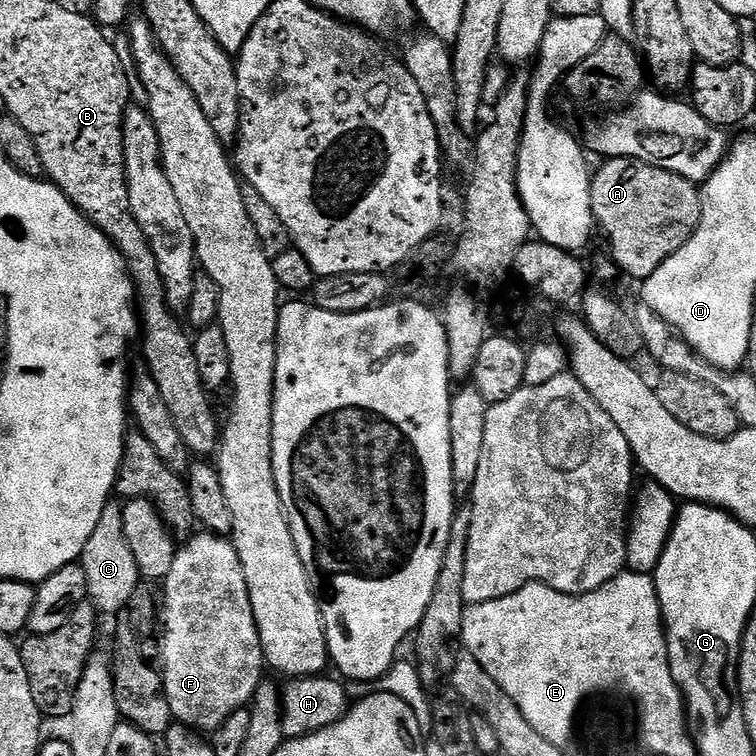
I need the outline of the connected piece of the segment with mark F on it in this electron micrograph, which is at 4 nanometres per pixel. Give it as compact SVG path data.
M207 530L201 531L191 538L185 539L177 547L174 566L170 566L170 574L162 582L164 596L162 592L162 636L164 632L164 641L158 644L158 660L164 663L162 675L164 677L164 693L170 702L172 719L175 723L184 724L186 727L193 729L201 734L211 734L234 714L234 710L251 705L252 696L258 690L258 686L265 679L266 665L264 663L264 651L262 642L258 634L258 626L254 622L254 610L250 606L250 590L246 586L246 574L242 570L242 562L238 558L238 550L232 544L231 539L226 536L215 536L213 532Z

